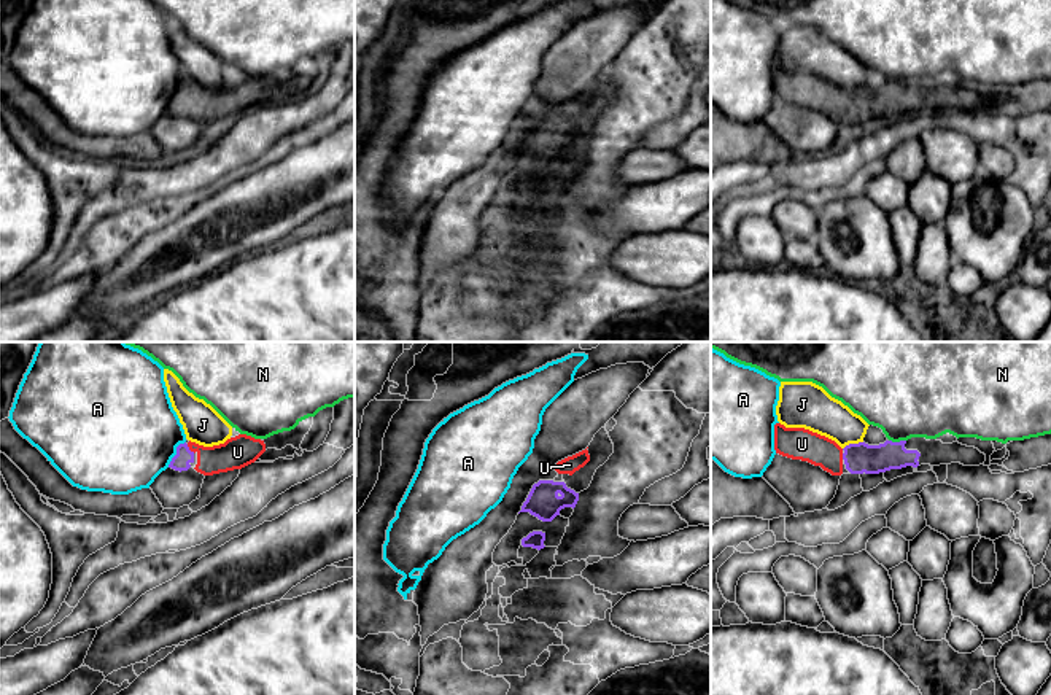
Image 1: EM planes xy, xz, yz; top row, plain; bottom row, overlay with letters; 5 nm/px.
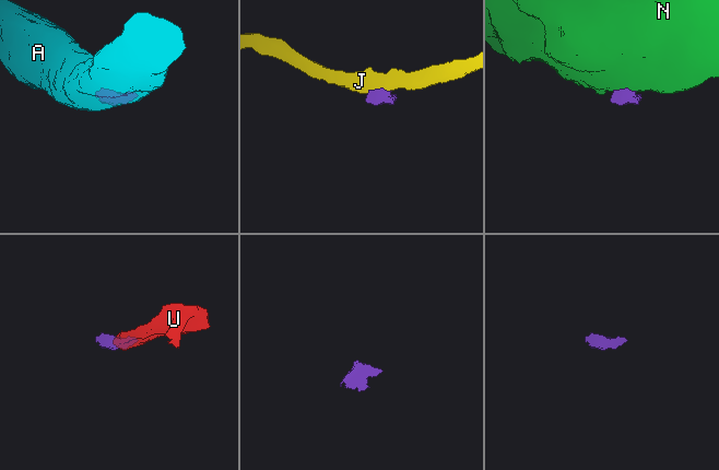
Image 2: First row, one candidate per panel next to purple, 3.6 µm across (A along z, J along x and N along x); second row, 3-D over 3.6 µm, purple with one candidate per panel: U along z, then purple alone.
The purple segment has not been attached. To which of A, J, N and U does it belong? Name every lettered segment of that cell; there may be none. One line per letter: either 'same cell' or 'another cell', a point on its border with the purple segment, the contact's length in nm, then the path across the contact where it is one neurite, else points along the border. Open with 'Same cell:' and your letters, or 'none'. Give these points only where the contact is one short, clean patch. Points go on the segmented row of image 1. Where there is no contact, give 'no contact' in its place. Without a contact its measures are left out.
Same cell: U
A: another cell | xy (177, 454) | 160 nm | along xy (185, 441), (177, 447), (177, 454), (167, 466)
J: another cell | yz (853, 444) | 110 nm | along yz (862, 441), (851, 442), (843, 449)
N: another cell | yz (897, 442) | 90 nm
U: same cell | xy (188, 449) | 60 nm | across xy (180, 462), (188, 449), (237, 452)

